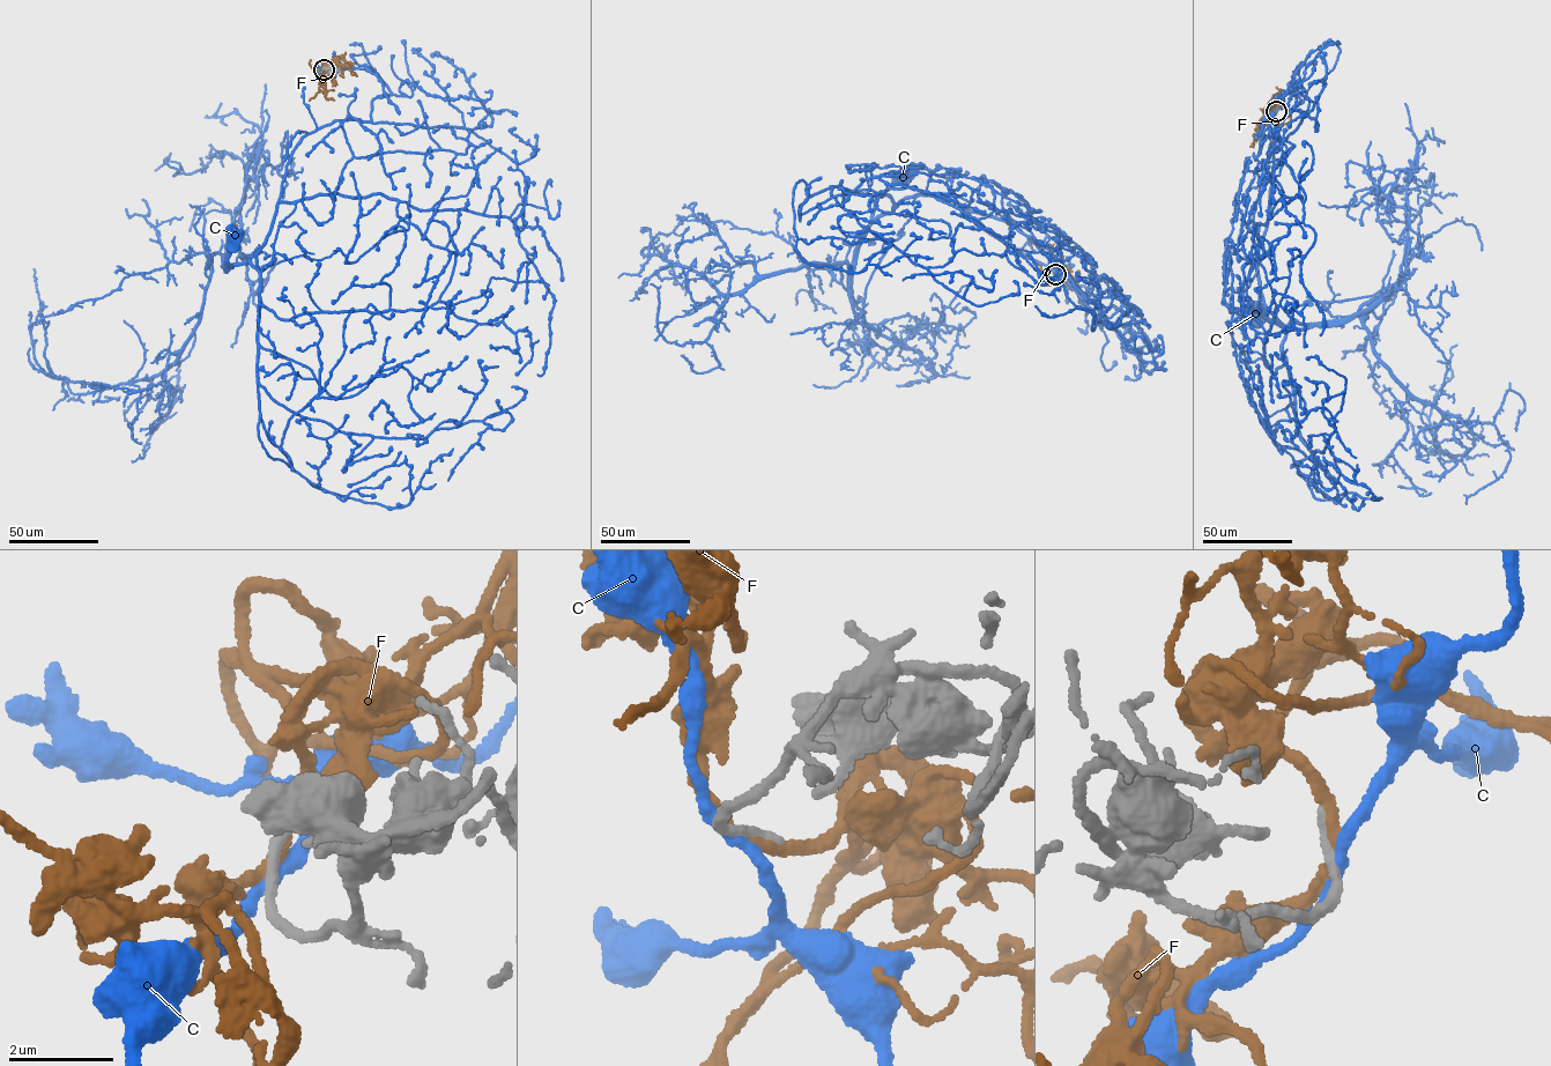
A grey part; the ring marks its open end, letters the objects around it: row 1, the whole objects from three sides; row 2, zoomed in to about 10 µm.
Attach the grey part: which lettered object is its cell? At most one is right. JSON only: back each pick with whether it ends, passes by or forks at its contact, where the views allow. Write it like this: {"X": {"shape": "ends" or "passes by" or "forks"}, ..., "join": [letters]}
{"F": {"shape": "passes by"}, "join": ["F"]}

